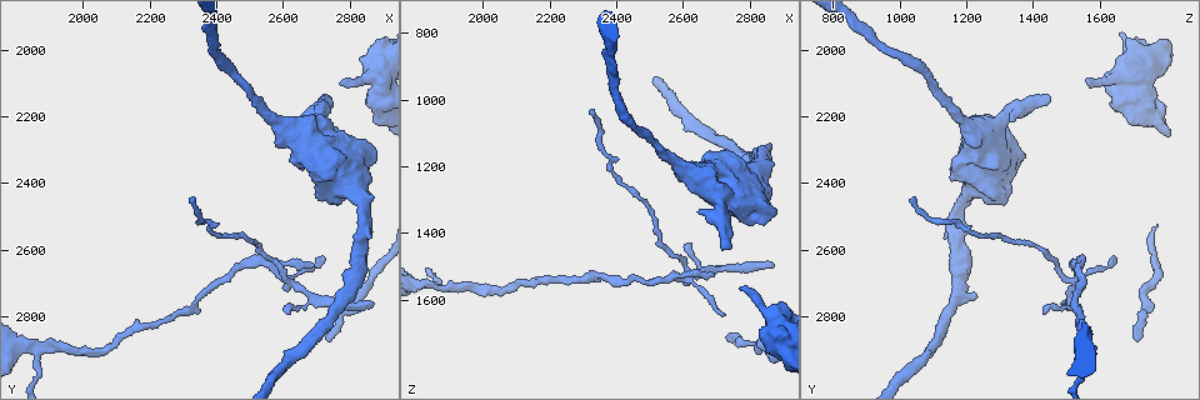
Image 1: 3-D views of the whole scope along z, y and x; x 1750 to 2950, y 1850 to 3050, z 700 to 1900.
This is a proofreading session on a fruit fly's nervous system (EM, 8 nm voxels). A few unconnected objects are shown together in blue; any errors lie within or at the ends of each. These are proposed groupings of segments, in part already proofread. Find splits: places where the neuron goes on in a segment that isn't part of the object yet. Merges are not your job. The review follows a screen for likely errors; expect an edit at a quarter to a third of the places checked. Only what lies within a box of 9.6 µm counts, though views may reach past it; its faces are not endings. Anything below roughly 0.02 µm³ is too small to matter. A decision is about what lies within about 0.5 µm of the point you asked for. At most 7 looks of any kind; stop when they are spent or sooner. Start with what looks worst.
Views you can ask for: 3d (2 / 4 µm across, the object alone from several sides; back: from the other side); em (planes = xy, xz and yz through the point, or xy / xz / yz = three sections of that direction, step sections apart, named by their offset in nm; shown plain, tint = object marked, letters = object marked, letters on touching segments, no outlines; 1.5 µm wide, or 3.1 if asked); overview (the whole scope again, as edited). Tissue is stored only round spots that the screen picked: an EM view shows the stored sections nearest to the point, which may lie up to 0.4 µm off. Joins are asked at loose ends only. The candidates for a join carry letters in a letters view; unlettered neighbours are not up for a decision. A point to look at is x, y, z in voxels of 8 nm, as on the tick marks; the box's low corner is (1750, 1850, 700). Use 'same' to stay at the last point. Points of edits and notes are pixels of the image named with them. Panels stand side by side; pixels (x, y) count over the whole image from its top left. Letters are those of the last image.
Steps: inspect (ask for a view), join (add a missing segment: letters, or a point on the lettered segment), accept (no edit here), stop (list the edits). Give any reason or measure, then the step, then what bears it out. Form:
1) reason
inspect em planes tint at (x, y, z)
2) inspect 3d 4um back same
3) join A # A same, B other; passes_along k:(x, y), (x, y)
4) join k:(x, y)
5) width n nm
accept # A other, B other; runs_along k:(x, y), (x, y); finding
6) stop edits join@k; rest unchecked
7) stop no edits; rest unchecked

tapers out
inspect em planes letters at (2730, 2870, 1720)

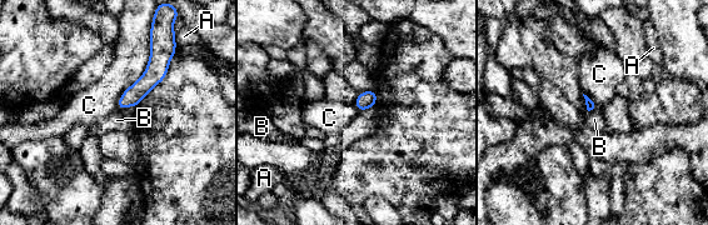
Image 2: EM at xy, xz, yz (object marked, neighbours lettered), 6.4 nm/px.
accept # A other, B other, C other; runs_along 2:(155, 46), (155, 73), (120, 106); none of them fits

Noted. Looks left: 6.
an open end
inspect 3d 2um back at (2750, 2140, 1440)

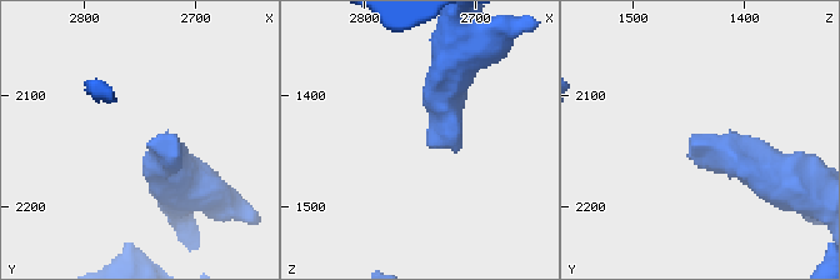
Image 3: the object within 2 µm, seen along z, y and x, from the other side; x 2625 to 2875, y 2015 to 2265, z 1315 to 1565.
inspect em yz step 8 letters at (2740, 2142, 1440)

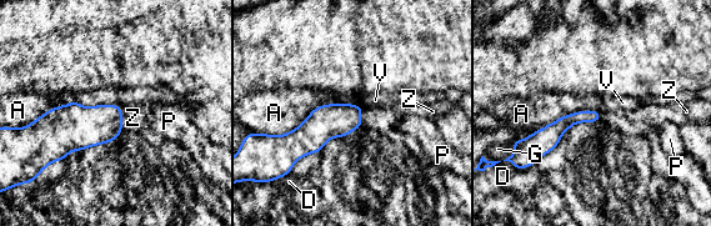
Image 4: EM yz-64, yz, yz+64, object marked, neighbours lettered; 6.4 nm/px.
join Z # A other, D other, G other, P other, V other, Z same; the neuron continues

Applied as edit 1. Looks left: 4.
free end
inspect 3d 4um at (2870, 2760, 1500)

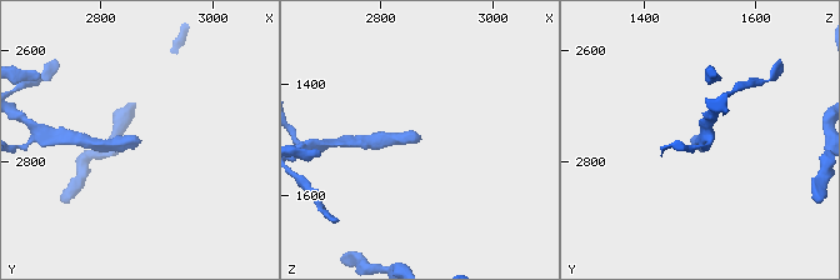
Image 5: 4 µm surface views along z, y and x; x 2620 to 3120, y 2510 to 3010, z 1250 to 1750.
need the tissue
inspect em planes letters at (2870, 2775, 1505)

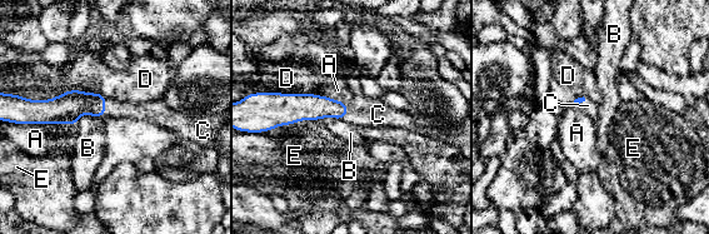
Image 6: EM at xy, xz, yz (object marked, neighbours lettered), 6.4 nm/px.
join C # A other, B other, C same, D other, E other; passes_along 6:(66, 108), (105, 108), (144, 111); the neuron continues

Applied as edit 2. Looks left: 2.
stop edits join@4, join@6; rest unchecked

